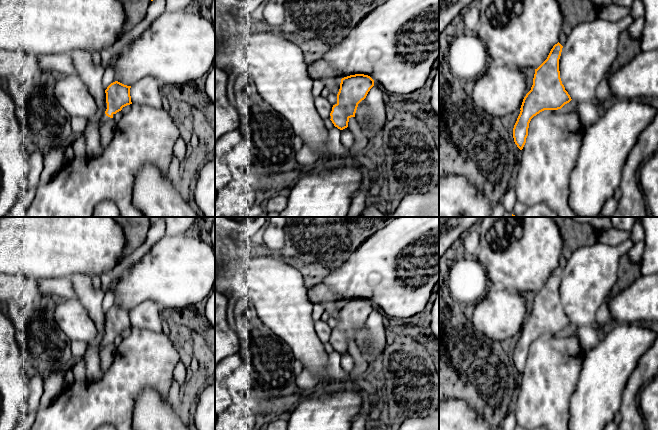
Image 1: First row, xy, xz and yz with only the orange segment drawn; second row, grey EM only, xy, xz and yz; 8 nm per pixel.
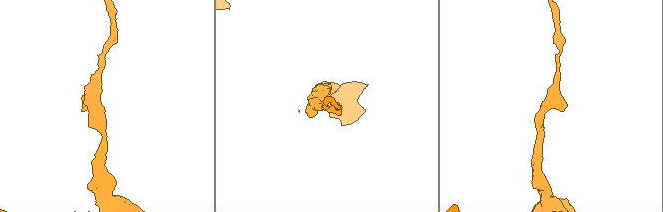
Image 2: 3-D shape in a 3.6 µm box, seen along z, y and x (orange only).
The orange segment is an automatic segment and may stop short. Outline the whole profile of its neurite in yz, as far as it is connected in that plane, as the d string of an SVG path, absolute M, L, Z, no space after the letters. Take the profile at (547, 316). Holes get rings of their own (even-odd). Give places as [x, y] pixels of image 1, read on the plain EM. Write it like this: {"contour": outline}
{"contour": "M558 266L547 283L535 293L531 314L523 323L520 338L513 352L513 362L522 374L528 360L531 343L544 334L558 334L572 323L562 308L559 283L563 270Z"}

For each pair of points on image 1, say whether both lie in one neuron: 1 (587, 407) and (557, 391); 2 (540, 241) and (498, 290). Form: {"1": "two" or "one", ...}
{"1": "two", "2": "two"}

